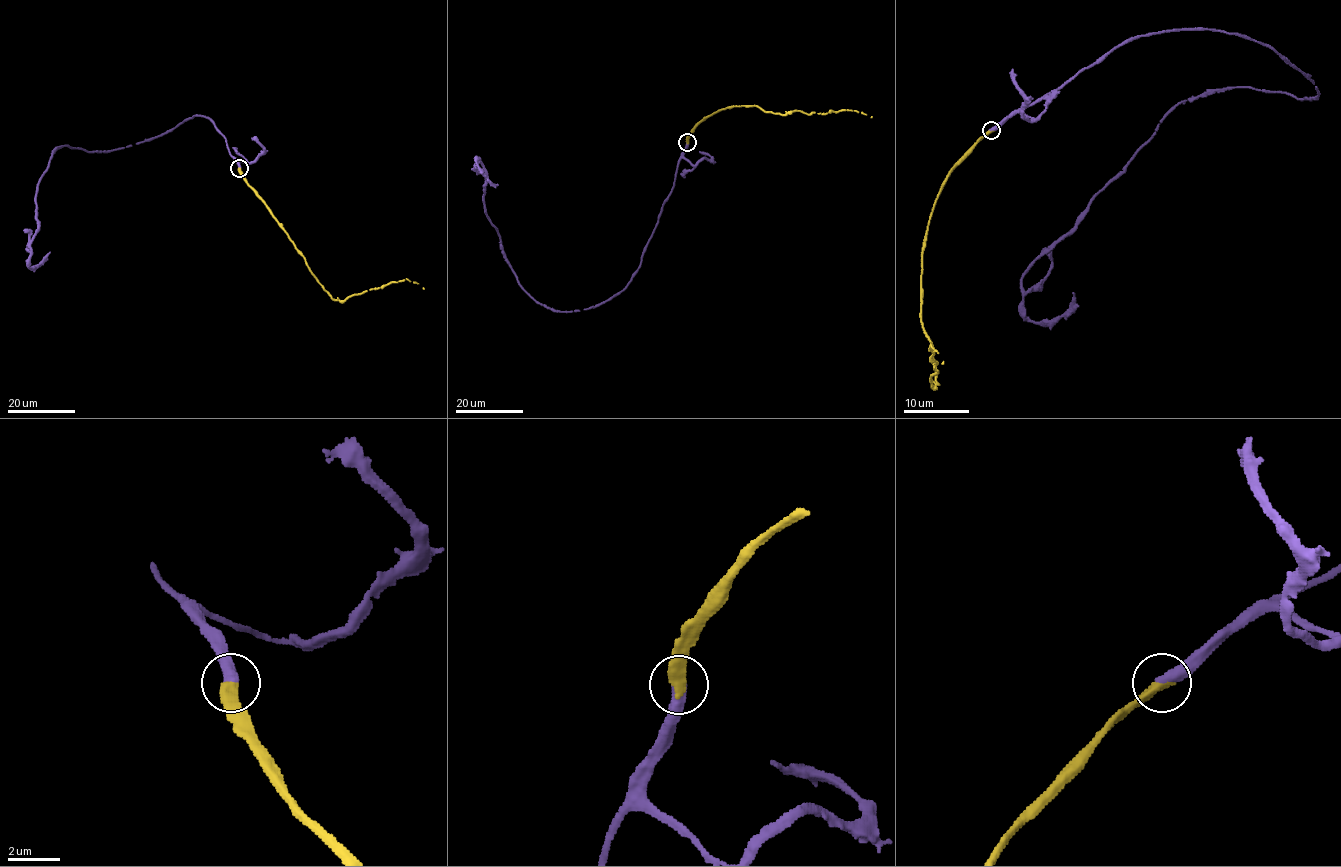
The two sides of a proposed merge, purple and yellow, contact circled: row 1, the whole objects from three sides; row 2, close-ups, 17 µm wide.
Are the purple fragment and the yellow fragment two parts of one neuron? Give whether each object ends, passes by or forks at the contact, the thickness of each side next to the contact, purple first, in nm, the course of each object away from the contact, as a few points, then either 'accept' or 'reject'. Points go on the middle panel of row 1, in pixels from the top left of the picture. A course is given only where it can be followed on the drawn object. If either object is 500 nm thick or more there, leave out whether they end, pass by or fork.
purple ends there; yellow ends there; 460 nm thick on the purple side, 440 nm on the other; purple runs (687, 142), (641, 266), (622, 290), (579, 311), (551, 310), (522, 287), (485, 212), (478, 157), (498, 184); yellow runs (687, 142), (687, 136), (703, 118), (727, 107), (756, 105), (781, 115), (845, 110), (871, 116); accept

